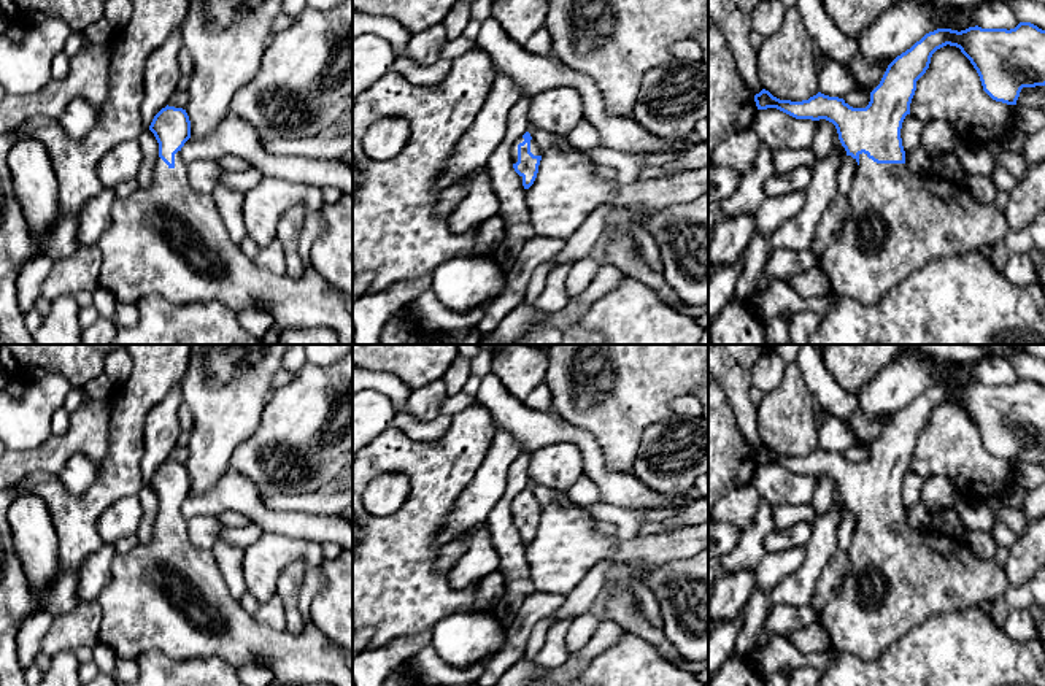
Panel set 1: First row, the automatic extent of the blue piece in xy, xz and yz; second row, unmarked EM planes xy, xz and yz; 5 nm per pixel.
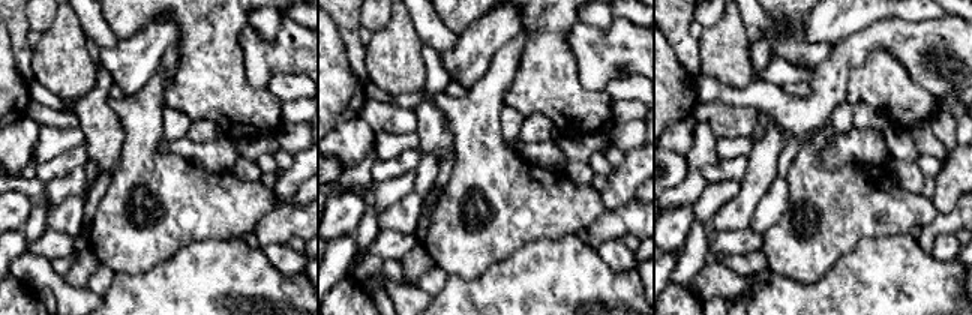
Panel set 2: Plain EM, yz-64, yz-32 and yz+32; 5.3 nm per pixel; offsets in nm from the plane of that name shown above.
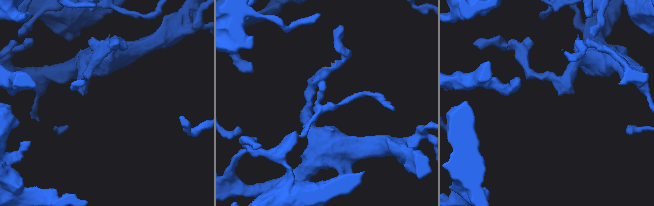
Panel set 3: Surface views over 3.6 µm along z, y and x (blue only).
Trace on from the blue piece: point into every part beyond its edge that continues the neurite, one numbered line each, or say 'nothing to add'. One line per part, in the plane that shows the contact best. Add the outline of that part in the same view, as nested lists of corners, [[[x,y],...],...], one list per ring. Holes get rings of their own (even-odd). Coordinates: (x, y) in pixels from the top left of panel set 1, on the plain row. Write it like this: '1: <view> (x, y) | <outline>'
1: yz (898, 577) | [[[864,508],[846,556],[850,572],[821,610],[819,622],[832,646],[862,659],[878,659],[931,615],[980,608],[1010,586],[1005,568],[994,557],[981,561],[961,540],[912,529],[905,519],[877,519]]]

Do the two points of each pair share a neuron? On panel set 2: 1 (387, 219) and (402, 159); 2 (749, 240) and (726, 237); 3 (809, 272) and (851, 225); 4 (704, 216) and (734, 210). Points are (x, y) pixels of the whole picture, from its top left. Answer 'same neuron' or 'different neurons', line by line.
1: different neurons
2: same neuron
3: same neuron
4: different neurons

